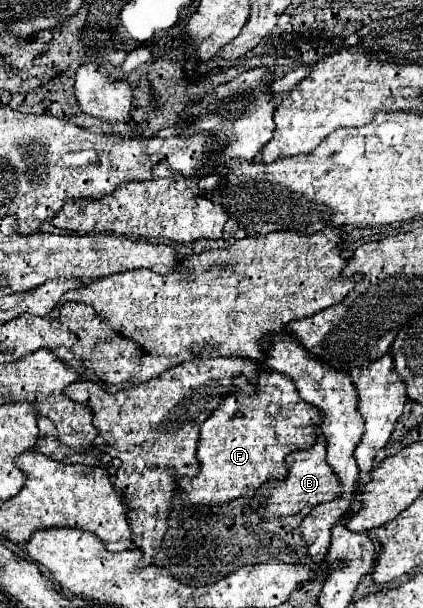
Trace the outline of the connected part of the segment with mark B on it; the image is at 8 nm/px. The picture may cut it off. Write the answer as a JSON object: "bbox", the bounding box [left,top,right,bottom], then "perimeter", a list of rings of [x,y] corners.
{"bbox":[250,437,342,519],"perimeter":[[[318,437],[316,443],[306,449],[306,451],[296,451],[286,457],[288,463],[288,477],[284,481],[266,481],[262,487],[256,489],[254,497],[250,499],[252,509],[262,517],[262,519],[278,519],[278,517],[288,517],[296,515],[302,509],[328,503],[332,499],[338,499],[342,493],[340,481],[336,479],[334,471],[326,463],[326,441],[324,437]]]}

